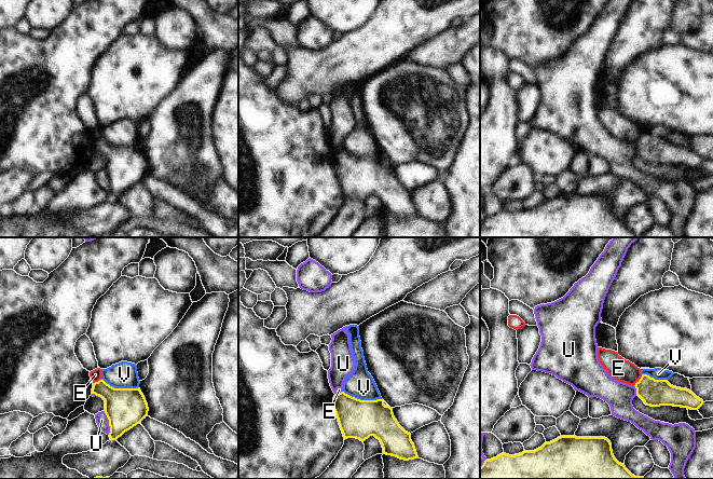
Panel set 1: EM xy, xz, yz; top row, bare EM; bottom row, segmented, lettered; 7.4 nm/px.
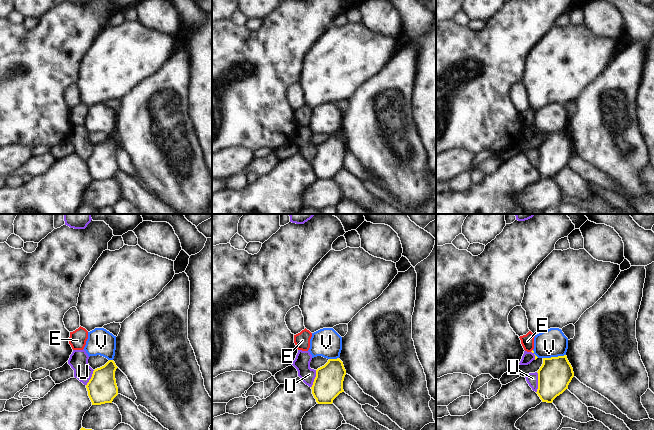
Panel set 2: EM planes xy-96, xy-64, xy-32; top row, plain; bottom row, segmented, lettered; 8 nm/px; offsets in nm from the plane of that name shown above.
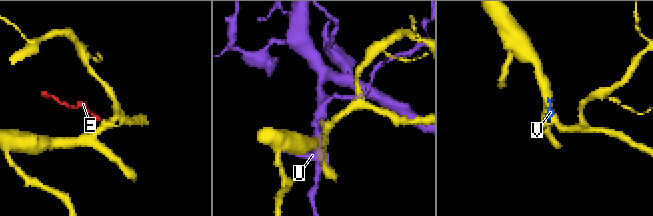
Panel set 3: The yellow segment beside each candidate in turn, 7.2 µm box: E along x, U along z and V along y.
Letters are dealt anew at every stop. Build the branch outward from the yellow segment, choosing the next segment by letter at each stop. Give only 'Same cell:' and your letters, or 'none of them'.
Same cell: none of them

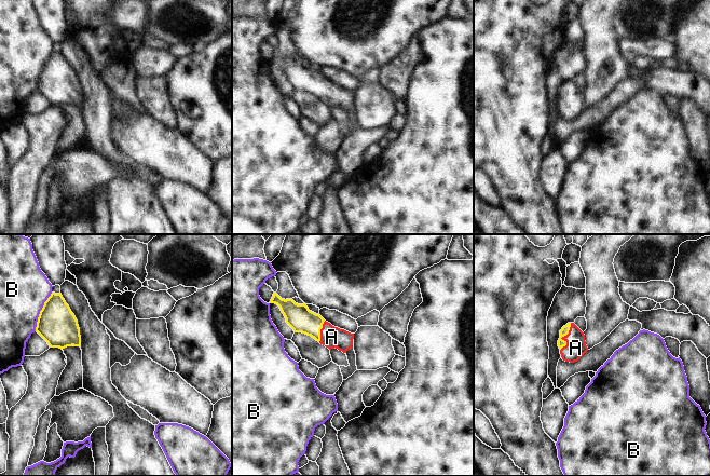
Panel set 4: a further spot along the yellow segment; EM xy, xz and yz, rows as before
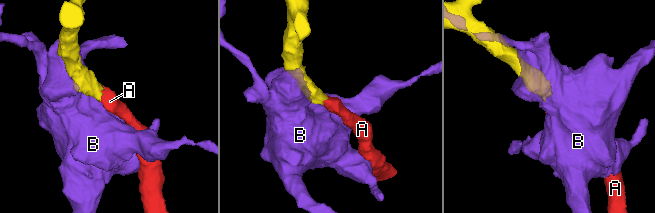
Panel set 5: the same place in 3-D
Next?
Same cell: A

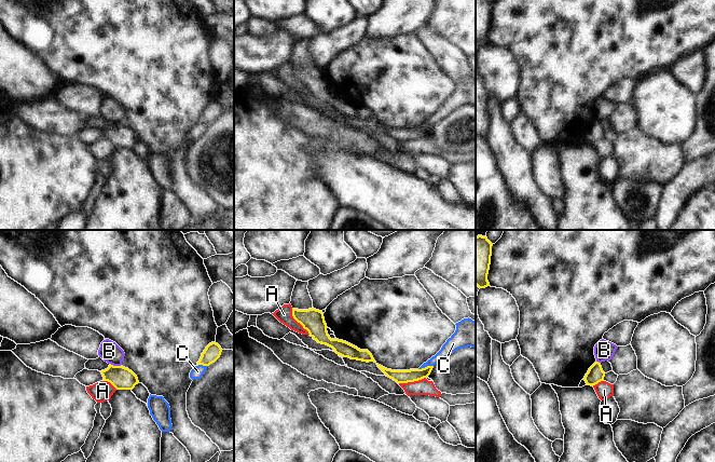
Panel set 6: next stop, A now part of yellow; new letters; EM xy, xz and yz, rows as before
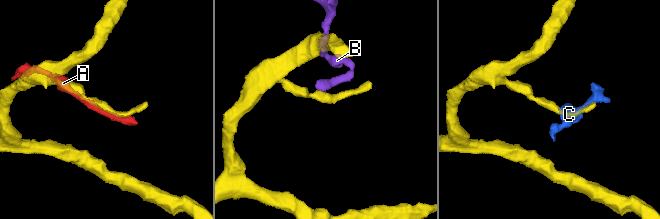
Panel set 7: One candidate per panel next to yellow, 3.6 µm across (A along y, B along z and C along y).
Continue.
Same cell: none of them

